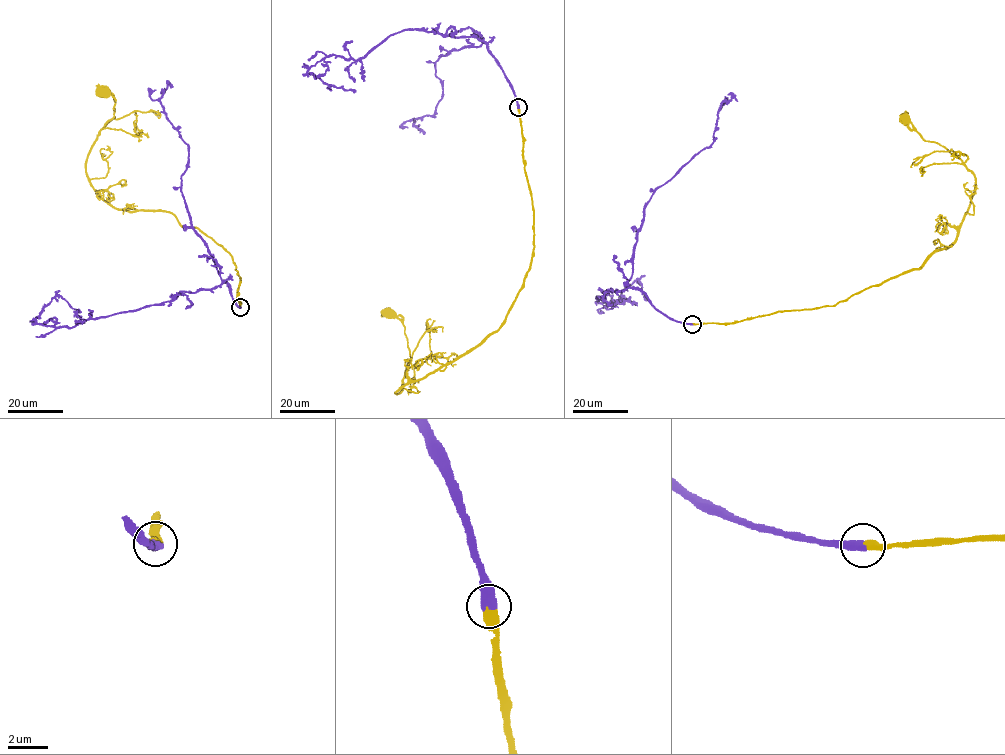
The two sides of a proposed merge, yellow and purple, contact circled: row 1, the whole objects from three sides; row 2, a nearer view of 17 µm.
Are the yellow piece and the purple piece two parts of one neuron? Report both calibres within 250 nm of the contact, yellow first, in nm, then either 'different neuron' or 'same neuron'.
calibres 440 and 550 nm; same neuron

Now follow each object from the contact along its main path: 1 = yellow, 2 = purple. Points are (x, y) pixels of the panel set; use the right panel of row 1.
1: (692, 324), (835, 306), (921, 267), (934, 251), (952, 244), (975, 178), (959, 159), (926, 141), (904, 120)
2: (692, 324), (669, 319), (635, 288), (596, 298), (613, 303), (609, 309), (604, 306), (638, 279), (646, 300)

